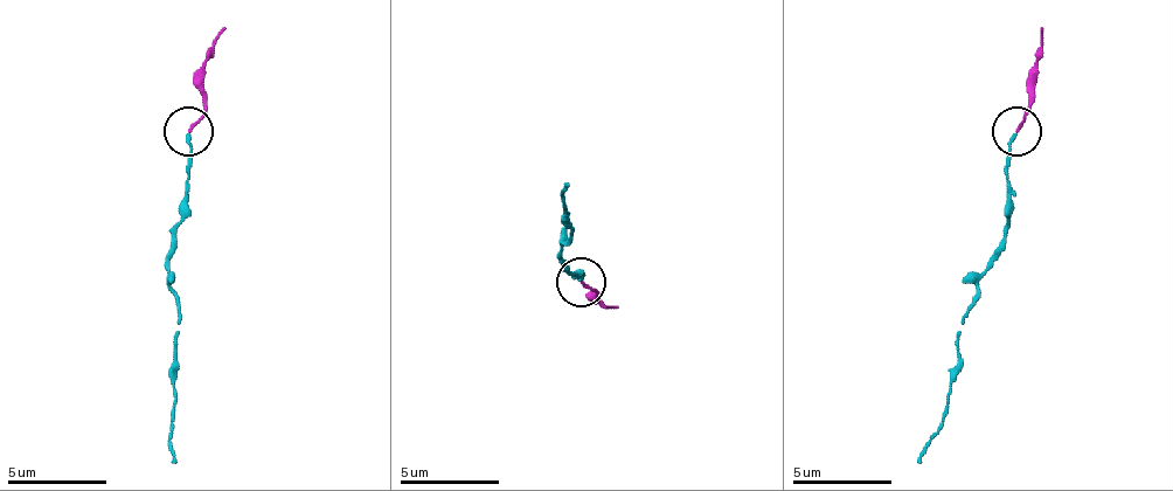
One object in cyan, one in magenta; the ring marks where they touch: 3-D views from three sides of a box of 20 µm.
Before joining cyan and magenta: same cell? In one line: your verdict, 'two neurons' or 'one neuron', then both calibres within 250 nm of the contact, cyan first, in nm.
two neurons | 160/130 nm

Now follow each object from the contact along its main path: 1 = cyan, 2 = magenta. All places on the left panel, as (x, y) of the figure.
1: (189, 135), (189, 214), (175, 229), (169, 258), (180, 333), (169, 461)
2: (189, 130), (205, 110), (205, 61), (224, 26)

